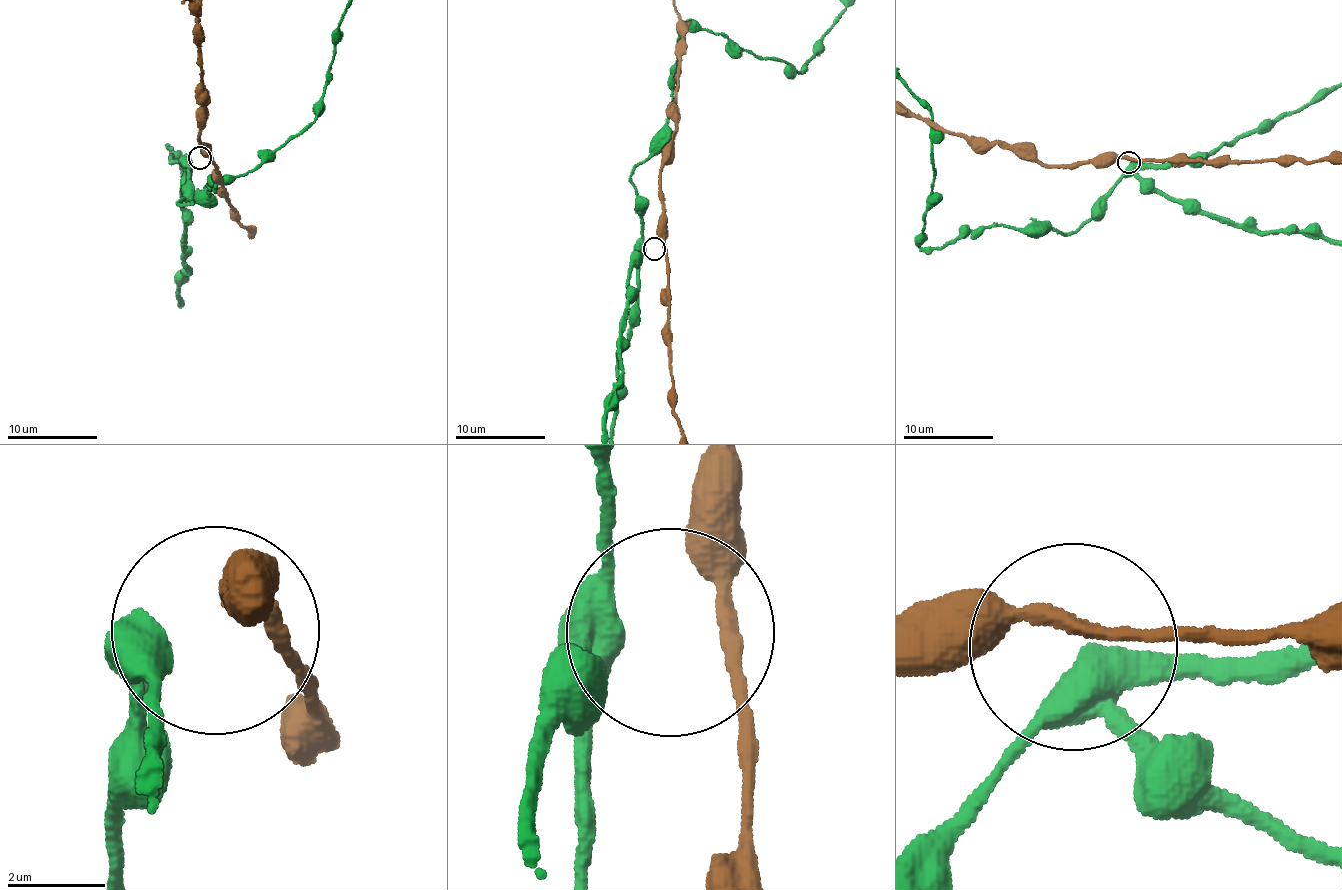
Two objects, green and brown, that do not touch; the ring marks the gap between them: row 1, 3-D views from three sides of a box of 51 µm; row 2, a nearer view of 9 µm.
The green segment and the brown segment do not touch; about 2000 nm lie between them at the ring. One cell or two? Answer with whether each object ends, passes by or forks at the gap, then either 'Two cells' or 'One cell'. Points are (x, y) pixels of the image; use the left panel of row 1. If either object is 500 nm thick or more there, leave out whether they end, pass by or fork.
One cell

